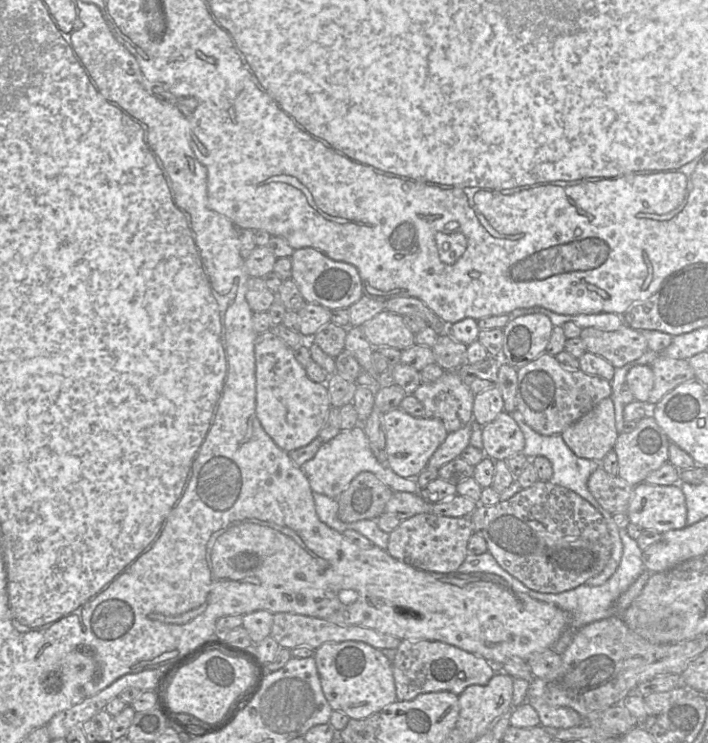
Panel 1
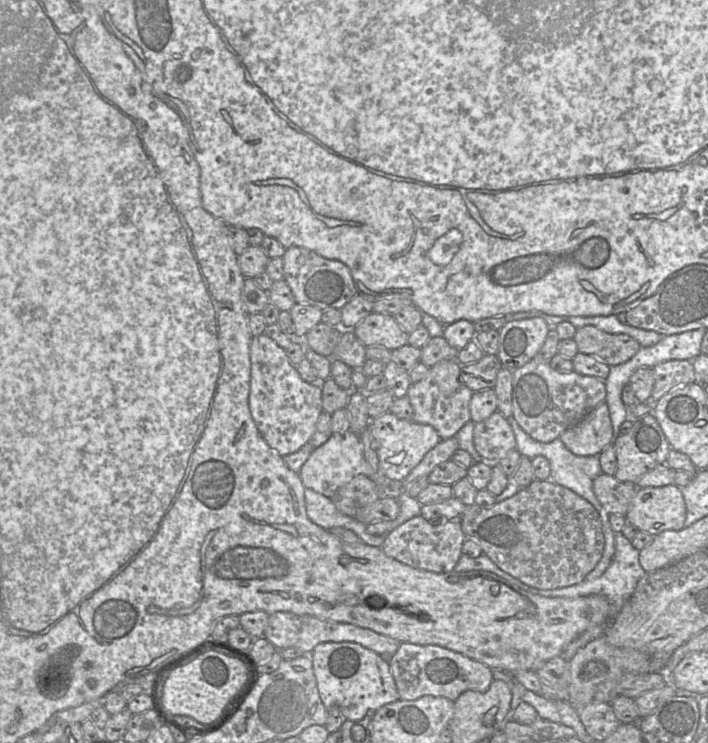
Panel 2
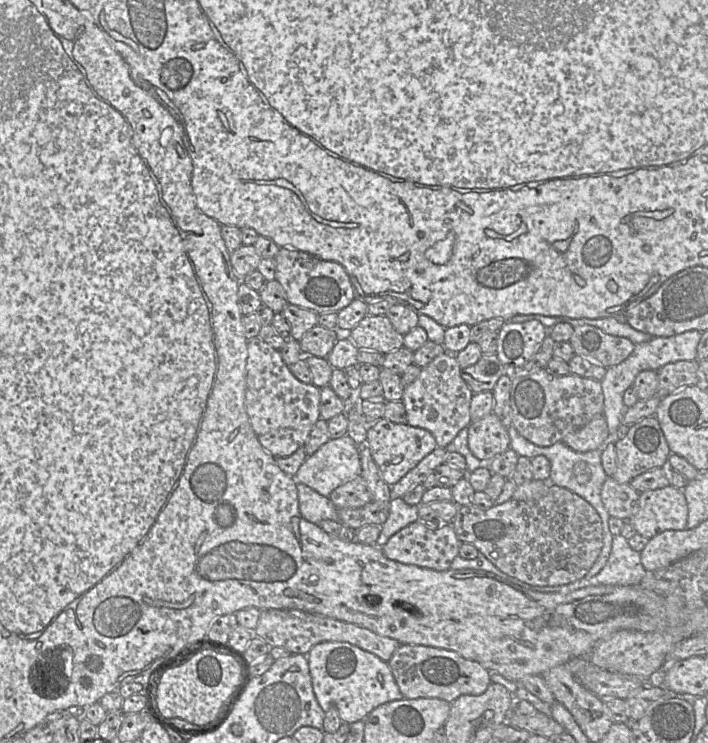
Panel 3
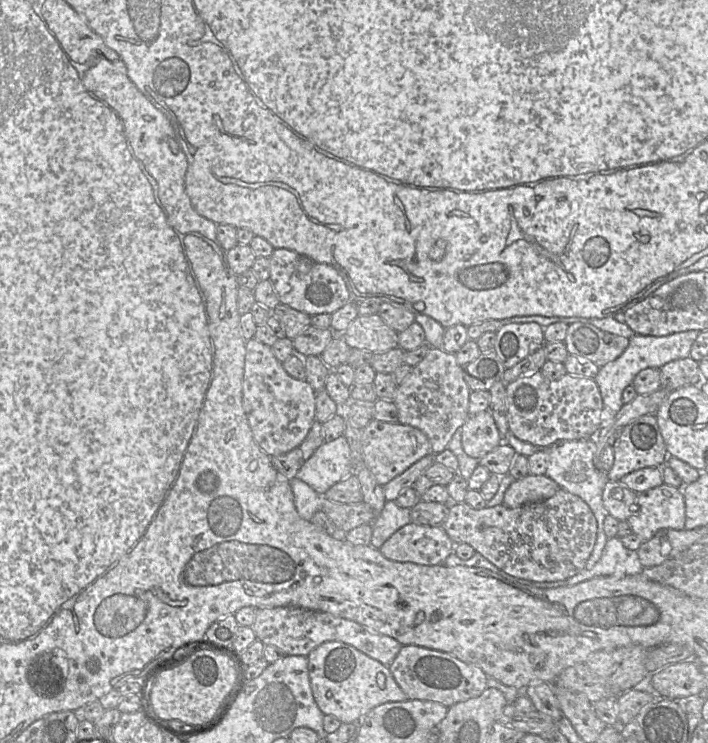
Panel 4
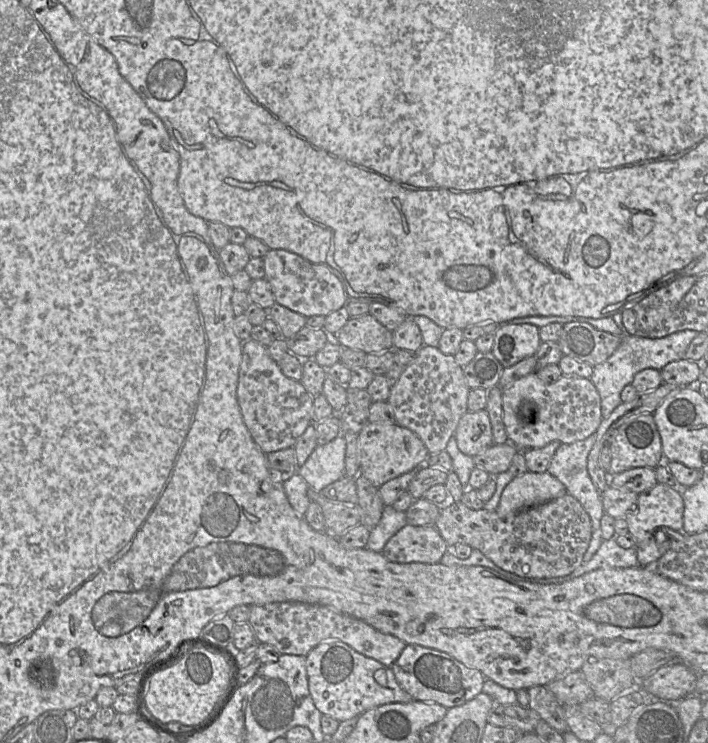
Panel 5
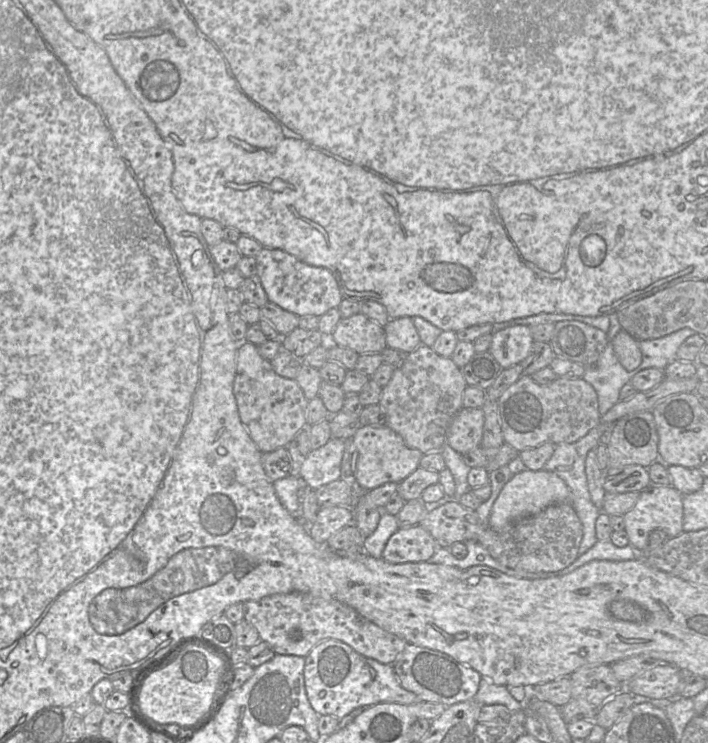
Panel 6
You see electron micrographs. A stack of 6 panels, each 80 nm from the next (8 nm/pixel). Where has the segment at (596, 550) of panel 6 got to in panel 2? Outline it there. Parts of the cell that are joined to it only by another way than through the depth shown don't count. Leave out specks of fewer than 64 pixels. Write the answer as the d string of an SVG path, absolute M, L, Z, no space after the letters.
M622 532L615 534L615 553L612 558L612 561L606 571L598 578L592 581L587 581L586 579L578 584L557 588L557 589L537 589L531 586L522 583L517 578L511 576L510 574L501 570L497 565L495 565L492 560L486 556L485 554L481 554L477 558L472 558L473 561L476 562L477 568L465 567L464 570L461 571L489 571L496 574L499 577L503 577L503 579L508 580L510 583L518 586L520 589L530 592L532 594L540 595L543 597L563 597L563 598L576 598L583 597L588 595L601 595L605 596L614 606L615 613L618 613L626 602L629 600L635 588L637 586L638 581L642 578L642 576L646 573L646 571L641 567L639 562L639 550L637 550L628 540Z

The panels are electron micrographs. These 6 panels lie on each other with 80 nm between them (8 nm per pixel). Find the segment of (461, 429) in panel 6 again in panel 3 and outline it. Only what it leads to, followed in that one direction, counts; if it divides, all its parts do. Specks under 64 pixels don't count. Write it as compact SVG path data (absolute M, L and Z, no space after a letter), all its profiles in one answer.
M493 412L468 426L468 447L484 463L510 448L507 428Z

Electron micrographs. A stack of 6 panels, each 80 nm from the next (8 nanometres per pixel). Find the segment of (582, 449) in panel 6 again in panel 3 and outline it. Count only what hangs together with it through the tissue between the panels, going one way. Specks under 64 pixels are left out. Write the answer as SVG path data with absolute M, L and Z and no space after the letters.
M510 425L507 428L507 430L510 437L511 449L513 449L519 456L525 456L530 459L539 455L545 456L550 462L549 481L552 484L566 488L571 492L579 495L580 497L585 499L588 503L590 503L599 514L602 521L603 546L598 558L596 559L596 561L594 562L594 564L586 574L587 577L595 576L603 569L603 567L606 565L608 561L611 548L612 548L613 537L614 537L608 525L610 514L605 509L601 500L601 489L602 489L603 483L608 477L602 467L601 454L602 454L602 450L607 445L602 445L597 449L590 450L587 452L576 452L571 448L569 448L564 442L561 442L561 441L556 442L551 446L546 446L546 447L537 446L532 442L528 441L527 439L525 439L523 436L521 436L513 425Z

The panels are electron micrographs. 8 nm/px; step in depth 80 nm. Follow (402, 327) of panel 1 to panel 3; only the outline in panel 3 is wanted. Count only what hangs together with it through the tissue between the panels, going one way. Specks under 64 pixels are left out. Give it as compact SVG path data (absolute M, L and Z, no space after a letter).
M366 315L349 332L349 339L358 349L388 354L403 346L400 334L386 315Z

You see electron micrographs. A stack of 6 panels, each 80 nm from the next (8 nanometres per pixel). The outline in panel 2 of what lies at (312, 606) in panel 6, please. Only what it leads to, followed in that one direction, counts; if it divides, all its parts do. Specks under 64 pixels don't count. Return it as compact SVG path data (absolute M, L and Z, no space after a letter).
M290 612L270 613L263 636L269 640L276 649L299 648L305 654L310 654L320 643L355 642L382 657L392 657L400 645L399 641L376 633L368 628L362 628L348 623L322 620L308 615L296 615Z

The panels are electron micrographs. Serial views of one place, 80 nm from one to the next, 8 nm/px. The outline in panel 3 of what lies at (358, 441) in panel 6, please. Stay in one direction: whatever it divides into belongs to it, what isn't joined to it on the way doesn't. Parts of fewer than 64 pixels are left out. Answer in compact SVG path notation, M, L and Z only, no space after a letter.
M385 418L368 426L367 443L383 480L390 486L396 484L424 457L438 447L434 436L428 430L409 424L397 424Z

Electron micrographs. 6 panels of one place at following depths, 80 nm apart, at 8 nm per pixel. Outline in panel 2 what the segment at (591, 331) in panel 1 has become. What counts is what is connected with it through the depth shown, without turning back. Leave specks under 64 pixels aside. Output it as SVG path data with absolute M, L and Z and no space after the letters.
M591 325L577 328L573 339L578 352L593 356L609 366L628 361L641 348L639 342L627 334L611 334Z

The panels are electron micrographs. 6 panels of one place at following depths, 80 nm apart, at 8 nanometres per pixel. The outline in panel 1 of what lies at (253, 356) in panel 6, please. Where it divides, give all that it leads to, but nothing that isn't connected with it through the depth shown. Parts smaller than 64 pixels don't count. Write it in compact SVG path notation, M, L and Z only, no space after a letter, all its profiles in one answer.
M271 332L257 334L255 341L255 409L265 433L285 452L318 438L332 408L326 384L313 382L295 359L293 349Z

